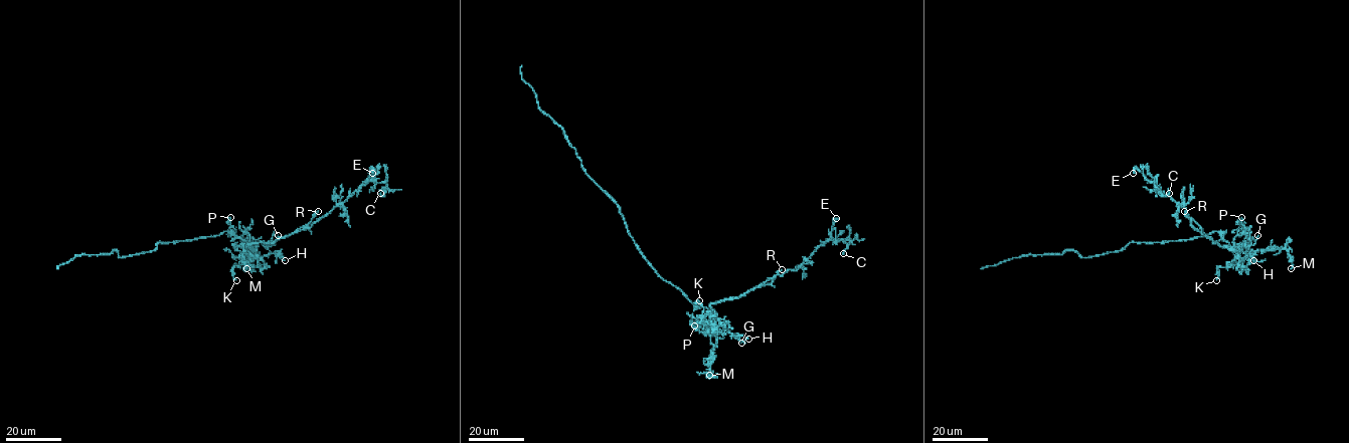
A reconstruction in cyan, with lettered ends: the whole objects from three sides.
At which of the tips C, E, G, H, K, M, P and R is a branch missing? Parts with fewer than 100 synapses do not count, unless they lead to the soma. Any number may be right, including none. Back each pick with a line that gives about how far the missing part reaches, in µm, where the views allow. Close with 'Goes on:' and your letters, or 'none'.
Goes on: none

